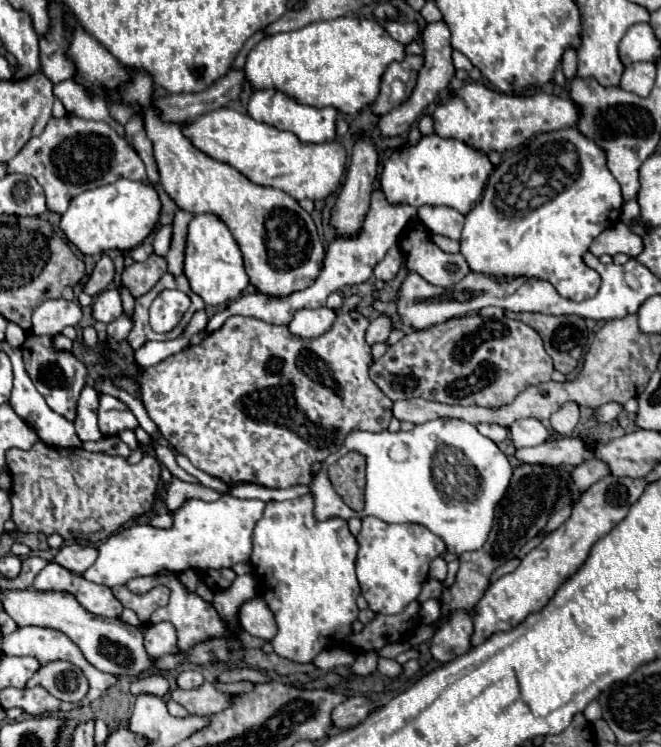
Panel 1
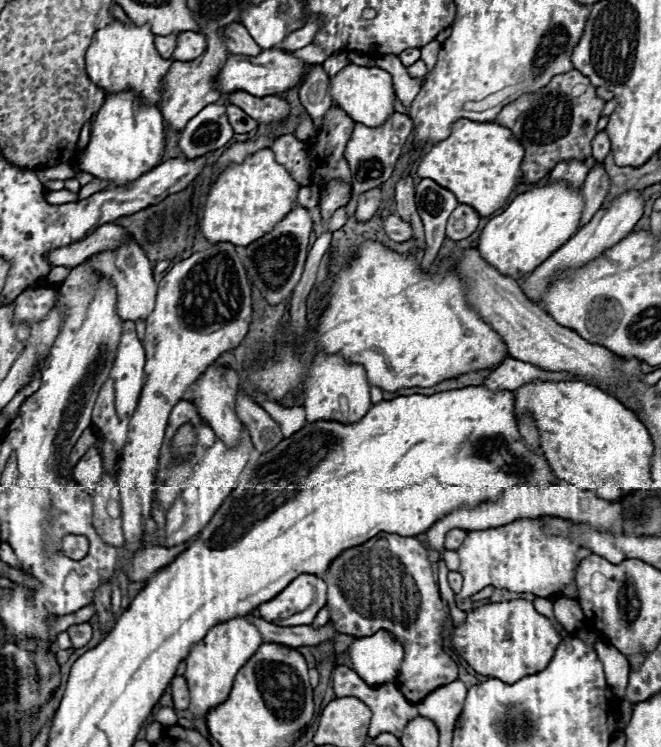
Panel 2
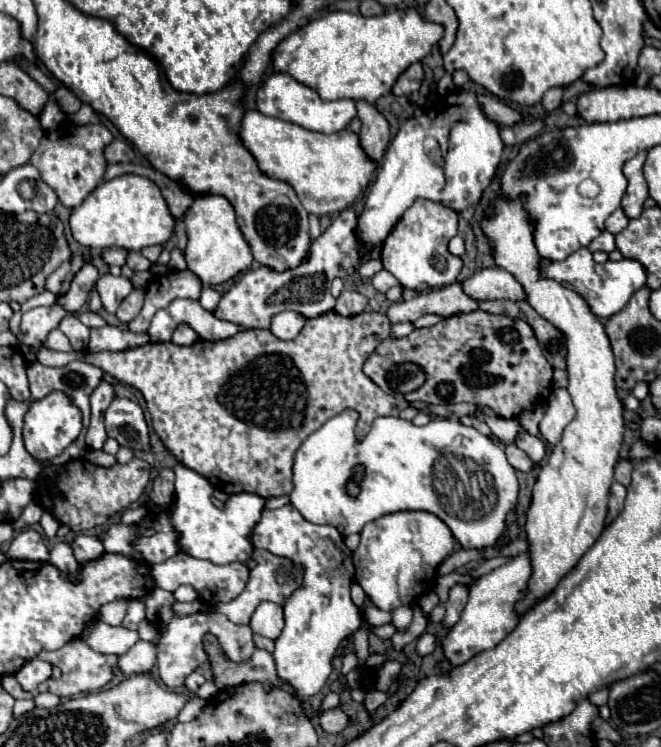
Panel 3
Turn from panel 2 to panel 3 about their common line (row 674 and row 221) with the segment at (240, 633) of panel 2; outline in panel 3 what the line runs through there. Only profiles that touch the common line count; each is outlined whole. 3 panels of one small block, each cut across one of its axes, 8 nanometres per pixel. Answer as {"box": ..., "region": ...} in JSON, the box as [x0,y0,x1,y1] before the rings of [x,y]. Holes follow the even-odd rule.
{"box":[184,194,252,286],"region":[[[212,194],[196,196],[194,204],[184,216],[184,224],[186,224],[186,236],[188,236],[188,244],[184,248],[188,270],[194,272],[204,286],[224,284],[252,266],[250,246],[246,244],[236,224],[234,208],[226,198],[212,196]]]}

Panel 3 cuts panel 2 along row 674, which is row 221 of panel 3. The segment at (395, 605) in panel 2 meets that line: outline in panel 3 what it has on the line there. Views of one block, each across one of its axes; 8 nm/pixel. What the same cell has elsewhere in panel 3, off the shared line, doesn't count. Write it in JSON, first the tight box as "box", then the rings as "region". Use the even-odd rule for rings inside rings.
{"box":[382,198,462,290],"region":[[[418,198],[406,214],[392,228],[382,244],[382,264],[390,270],[396,280],[410,290],[434,290],[440,286],[450,286],[456,282],[462,270],[462,258],[448,252],[448,242],[456,236],[458,214],[438,202]]]}

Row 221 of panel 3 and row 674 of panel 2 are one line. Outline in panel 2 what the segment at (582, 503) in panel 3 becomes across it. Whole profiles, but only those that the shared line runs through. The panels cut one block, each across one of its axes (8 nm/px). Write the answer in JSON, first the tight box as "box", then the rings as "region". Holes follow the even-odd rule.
{"box":[450,598,562,684],"region":[[[518,598],[466,610],[466,620],[460,626],[452,626],[450,642],[452,648],[478,674],[500,678],[506,684],[514,684],[514,680],[546,668],[558,644],[562,642],[562,636],[556,632],[546,616],[534,610],[532,602]]]}

